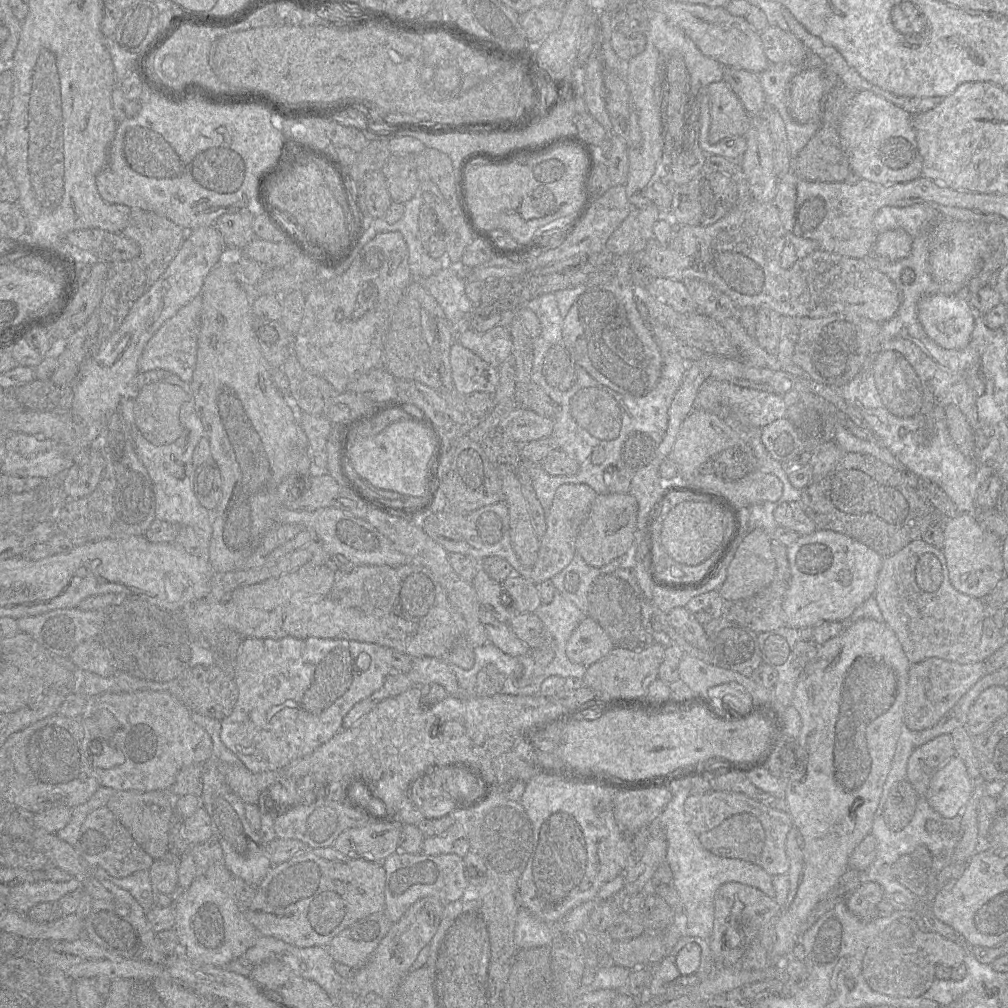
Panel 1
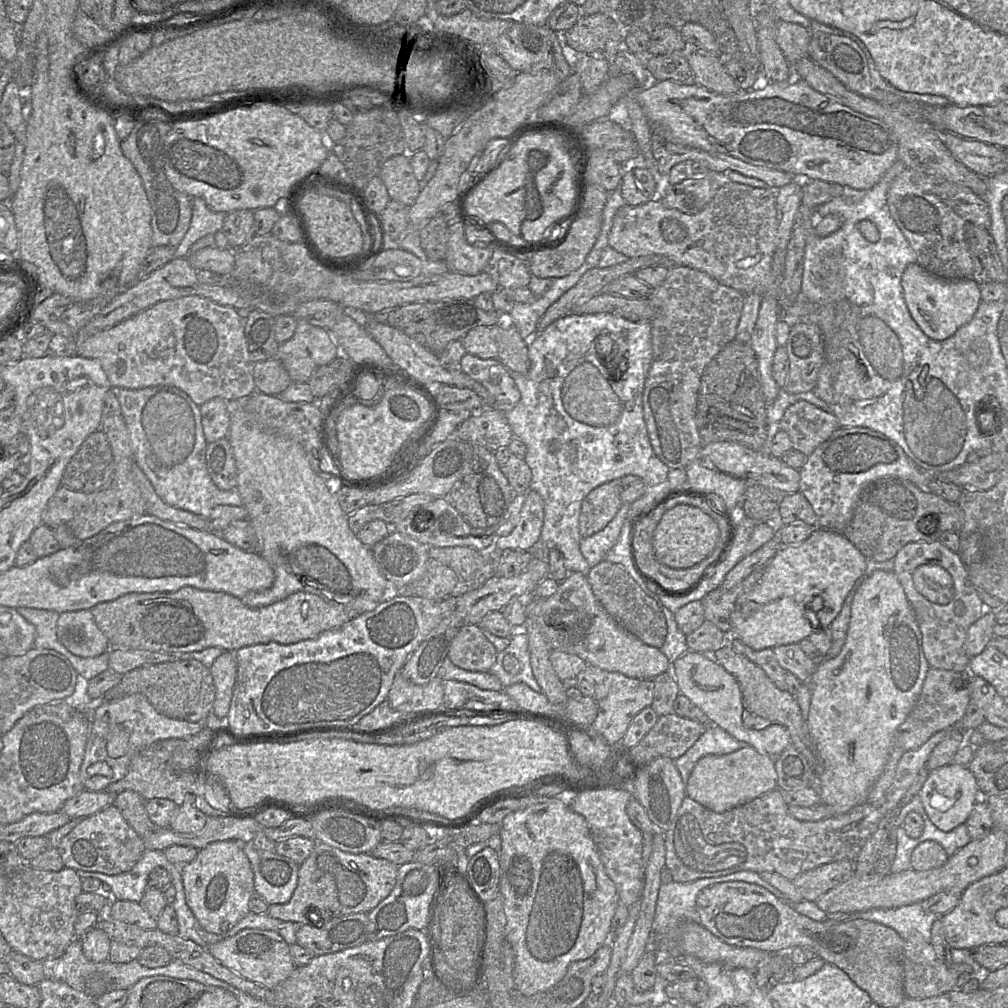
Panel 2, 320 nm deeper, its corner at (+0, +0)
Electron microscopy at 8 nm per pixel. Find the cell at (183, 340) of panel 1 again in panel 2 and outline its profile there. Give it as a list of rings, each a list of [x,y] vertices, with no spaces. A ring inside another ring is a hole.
[[[190,295],[159,302],[116,326],[86,339],[76,355],[98,359],[111,387],[139,389],[170,385],[183,390],[199,407],[213,398],[234,401],[255,392],[254,363],[244,335],[245,320],[237,309],[208,298]]]

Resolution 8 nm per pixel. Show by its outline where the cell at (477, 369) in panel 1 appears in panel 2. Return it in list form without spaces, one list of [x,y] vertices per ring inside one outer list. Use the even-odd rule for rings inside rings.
[[[466,353],[459,367],[475,381],[481,383],[494,398],[493,408],[508,412],[521,399],[521,393],[509,370],[499,359],[481,359]]]

